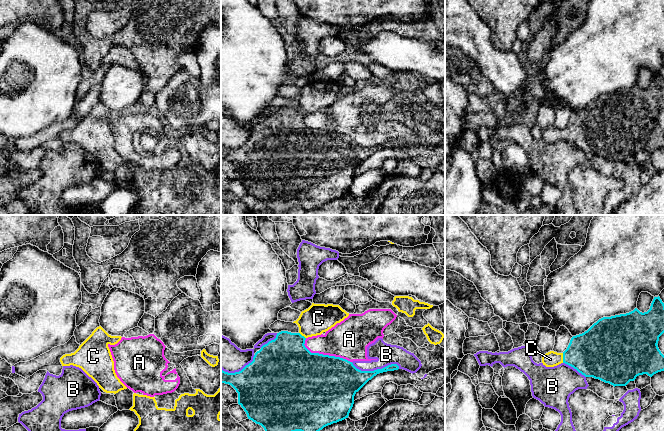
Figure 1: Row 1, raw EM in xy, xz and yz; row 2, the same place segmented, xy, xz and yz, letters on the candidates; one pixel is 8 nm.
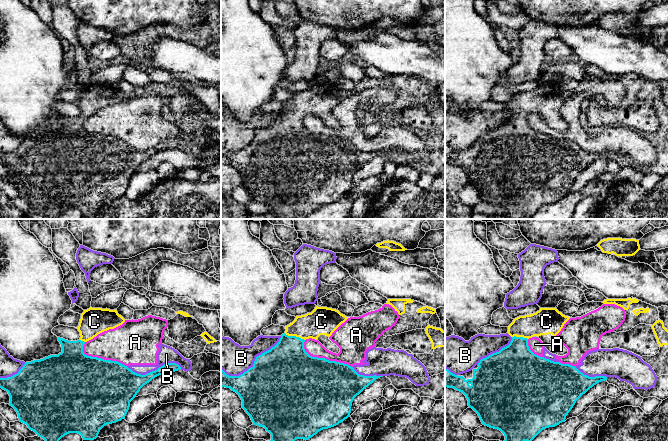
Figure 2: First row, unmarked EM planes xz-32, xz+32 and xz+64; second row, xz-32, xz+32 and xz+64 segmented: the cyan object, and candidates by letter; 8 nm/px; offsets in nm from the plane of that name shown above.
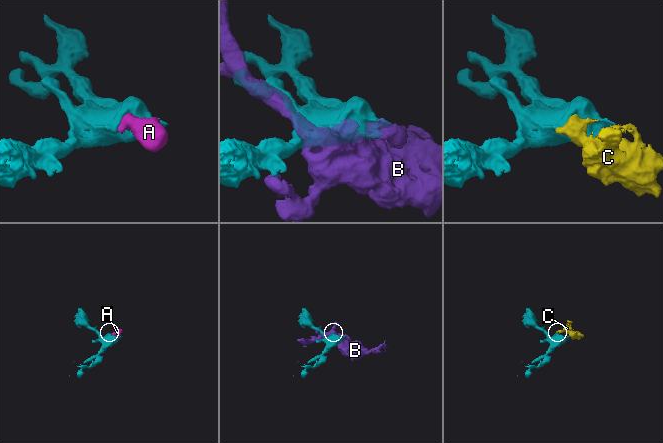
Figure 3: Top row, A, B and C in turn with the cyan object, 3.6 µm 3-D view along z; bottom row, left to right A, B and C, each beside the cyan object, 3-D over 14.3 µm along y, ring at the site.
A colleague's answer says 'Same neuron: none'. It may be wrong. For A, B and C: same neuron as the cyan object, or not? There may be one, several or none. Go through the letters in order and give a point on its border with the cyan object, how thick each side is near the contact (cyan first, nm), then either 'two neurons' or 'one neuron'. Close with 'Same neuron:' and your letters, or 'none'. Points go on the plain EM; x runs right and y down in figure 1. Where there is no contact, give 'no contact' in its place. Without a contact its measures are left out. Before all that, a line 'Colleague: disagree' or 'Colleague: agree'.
Colleague: disagree
A: meets cyan in xz at (325, 131); 500 nm thick on the cyan side, 320 nm on the other; two neurons
B: meets cyan in xz at (376, 146); 240 nm thick on the cyan side, 180 nm on the other; two neurons
C: meets cyan in yz at (563, 134); 380 nm thick on the cyan side, 120 nm on the other; one neuron
Same neuron: C

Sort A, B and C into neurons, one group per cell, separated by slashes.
A B / C

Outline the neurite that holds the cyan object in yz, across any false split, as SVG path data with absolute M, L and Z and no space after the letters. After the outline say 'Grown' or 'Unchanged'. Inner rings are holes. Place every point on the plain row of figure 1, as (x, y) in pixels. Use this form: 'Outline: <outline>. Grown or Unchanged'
Outline: M654 73L650 85L647 88L640 88L637 84L633 87L603 93L594 99L587 107L573 112L567 125L563 129L550 127L542 131L542 139L546 143L554 143L565 139L585 153L593 153L605 159L615 162L626 162L634 157L637 152L647 150L652 153L654 150L664 147L664 131L658 124L659 113L664 109L664 79L660 73Z. Grown

